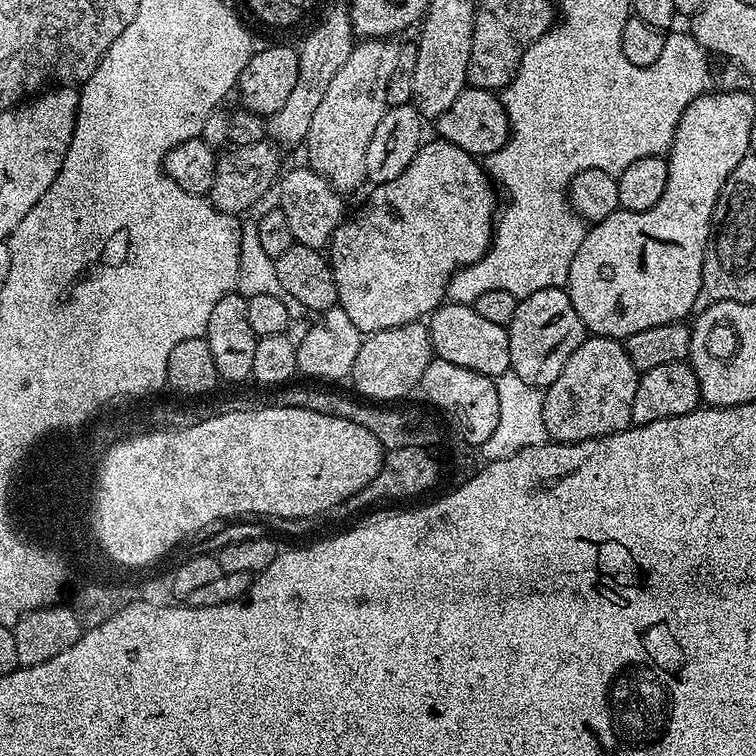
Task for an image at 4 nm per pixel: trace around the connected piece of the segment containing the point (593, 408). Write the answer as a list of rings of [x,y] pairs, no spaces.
[[[589,335],[570,354],[570,362],[562,366],[562,374],[544,392],[542,406],[542,422],[546,422],[548,440],[562,444],[577,444],[579,440],[593,440],[599,436],[609,436],[615,432],[624,432],[632,424],[632,407],[634,406],[634,390],[638,390],[640,377],[630,362],[628,351],[623,343],[610,336]]]

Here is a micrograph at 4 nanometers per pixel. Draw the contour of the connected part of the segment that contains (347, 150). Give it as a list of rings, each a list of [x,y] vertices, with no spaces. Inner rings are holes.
[[[364,38],[353,47],[350,58],[342,62],[342,70],[334,74],[326,95],[322,98],[318,110],[314,110],[314,118],[310,122],[310,130],[306,137],[308,144],[308,160],[315,172],[320,172],[341,193],[348,194],[366,180],[366,146],[370,146],[370,138],[374,138],[374,130],[378,130],[378,122],[382,122],[389,106],[386,102],[386,85],[390,83],[390,74],[398,62],[398,47],[388,38]]]

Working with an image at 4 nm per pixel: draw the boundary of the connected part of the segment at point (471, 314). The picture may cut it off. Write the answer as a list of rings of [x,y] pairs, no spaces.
[[[445,302],[432,311],[426,323],[435,359],[454,362],[454,366],[466,366],[493,378],[511,369],[508,329],[480,317],[470,304]]]

